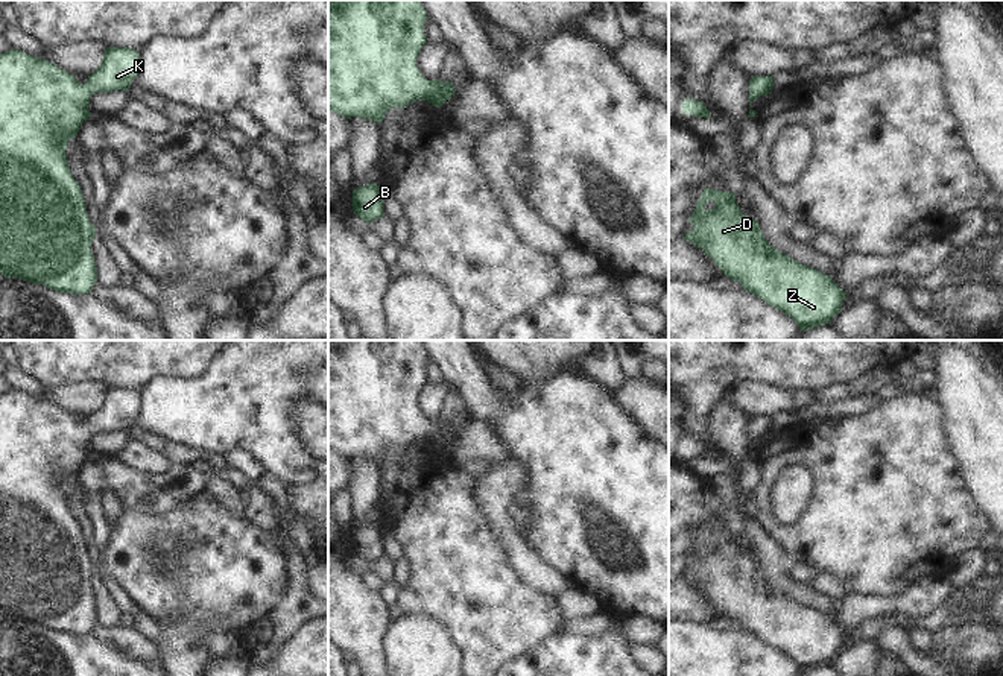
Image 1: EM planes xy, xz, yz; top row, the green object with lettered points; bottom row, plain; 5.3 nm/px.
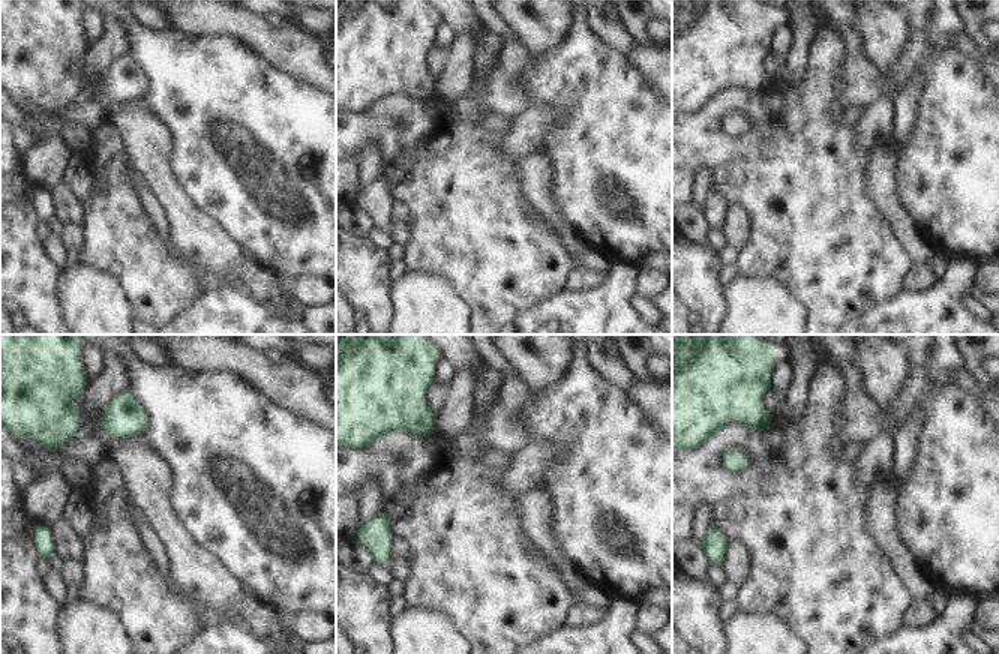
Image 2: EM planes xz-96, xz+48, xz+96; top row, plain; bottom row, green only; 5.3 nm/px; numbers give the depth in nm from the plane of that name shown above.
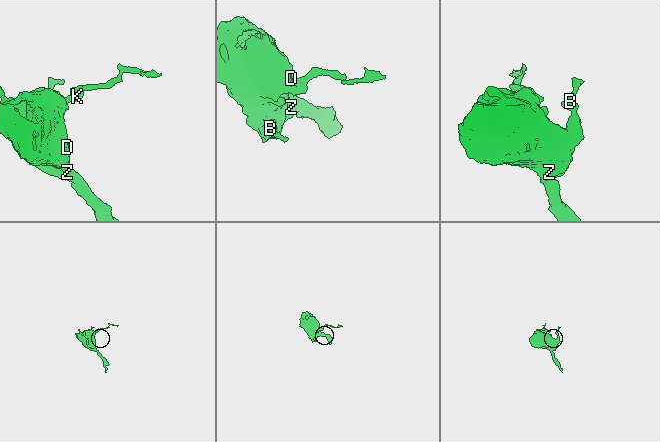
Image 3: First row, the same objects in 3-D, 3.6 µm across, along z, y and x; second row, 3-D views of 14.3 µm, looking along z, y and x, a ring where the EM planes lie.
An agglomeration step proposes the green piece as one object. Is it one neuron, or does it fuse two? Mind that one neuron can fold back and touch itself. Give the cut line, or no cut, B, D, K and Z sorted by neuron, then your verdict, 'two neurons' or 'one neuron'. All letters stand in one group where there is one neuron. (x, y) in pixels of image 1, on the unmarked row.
cut none; groups B D K Z; one neuron

